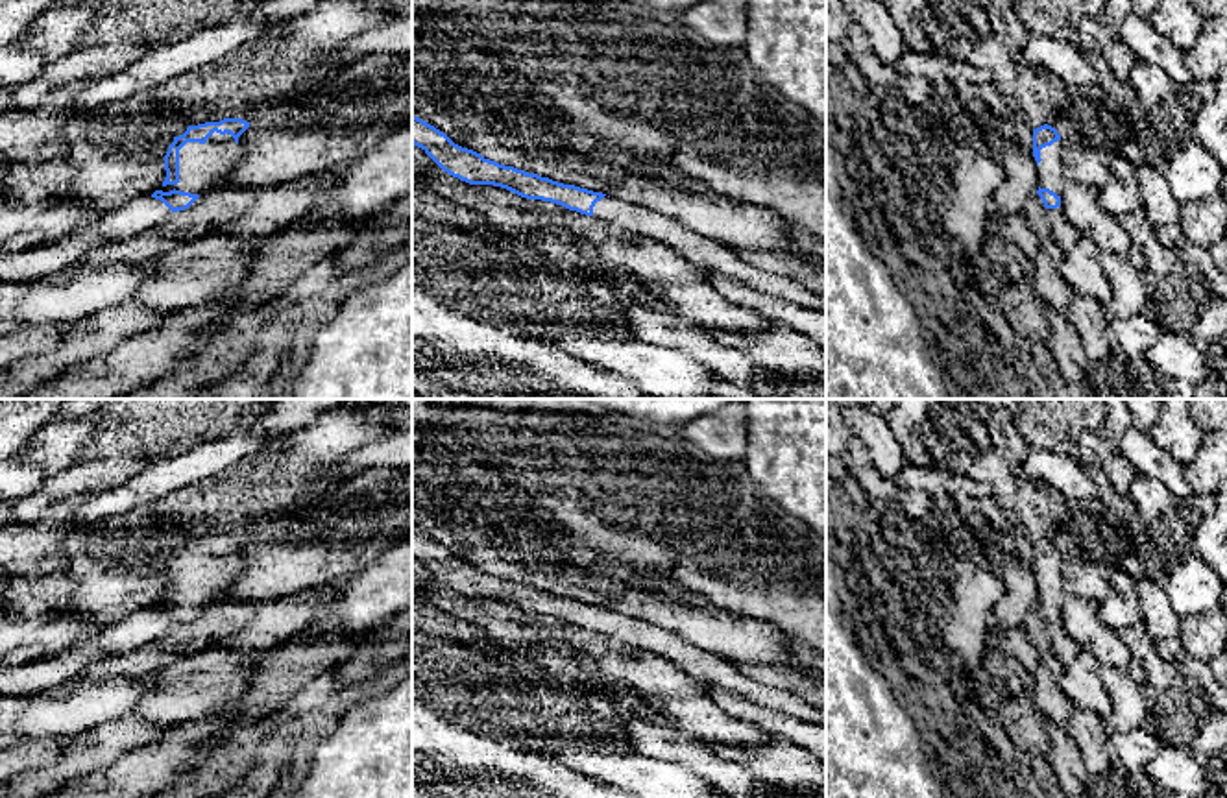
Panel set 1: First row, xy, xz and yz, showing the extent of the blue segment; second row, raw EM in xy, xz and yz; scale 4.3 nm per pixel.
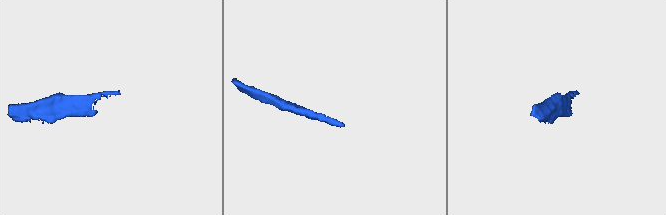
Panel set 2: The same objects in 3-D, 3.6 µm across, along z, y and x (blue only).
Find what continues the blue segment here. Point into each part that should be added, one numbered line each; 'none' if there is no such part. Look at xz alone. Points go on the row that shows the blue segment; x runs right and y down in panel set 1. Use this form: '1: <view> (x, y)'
1: xz (708, 253)

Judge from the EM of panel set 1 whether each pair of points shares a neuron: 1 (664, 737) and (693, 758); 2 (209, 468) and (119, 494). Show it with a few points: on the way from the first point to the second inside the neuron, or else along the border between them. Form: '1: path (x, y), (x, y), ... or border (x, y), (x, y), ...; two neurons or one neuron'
1: path (671, 743), (686, 750); one neuron
2: path (187, 468), (167, 473), (141, 488); one neuron

